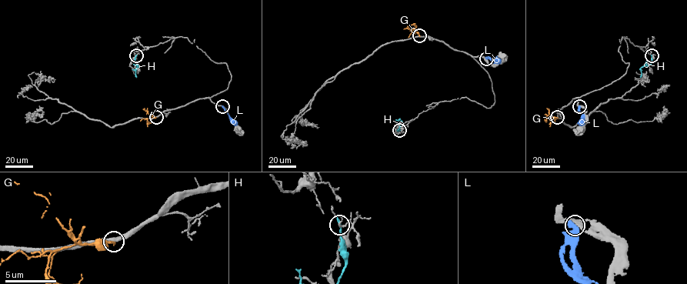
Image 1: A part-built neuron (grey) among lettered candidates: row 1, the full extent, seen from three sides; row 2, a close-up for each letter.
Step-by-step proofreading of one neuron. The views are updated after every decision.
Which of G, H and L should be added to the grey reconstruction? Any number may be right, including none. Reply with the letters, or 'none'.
none

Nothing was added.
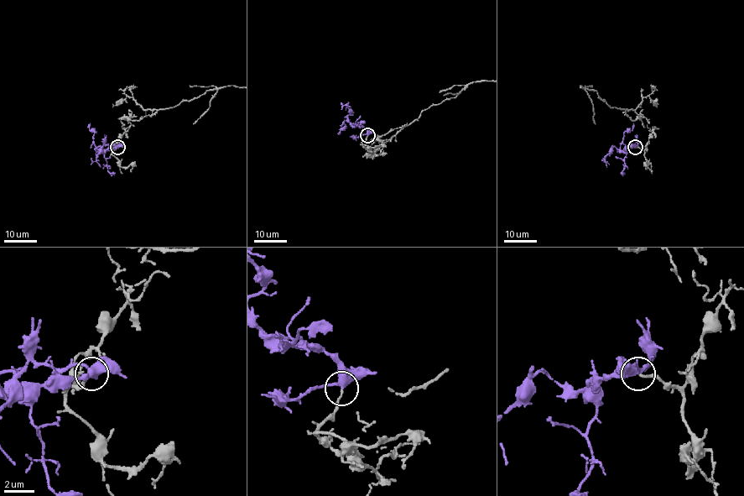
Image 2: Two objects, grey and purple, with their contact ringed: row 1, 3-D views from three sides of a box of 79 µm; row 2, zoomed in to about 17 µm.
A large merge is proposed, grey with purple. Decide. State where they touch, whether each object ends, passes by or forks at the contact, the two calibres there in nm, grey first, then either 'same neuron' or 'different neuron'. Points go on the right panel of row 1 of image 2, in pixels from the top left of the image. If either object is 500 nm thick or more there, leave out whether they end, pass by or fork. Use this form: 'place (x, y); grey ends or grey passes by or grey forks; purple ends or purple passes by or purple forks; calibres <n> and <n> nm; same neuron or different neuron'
place (635, 147); grey ends; purple passes by; calibres 140 and 360 nm; same neuron

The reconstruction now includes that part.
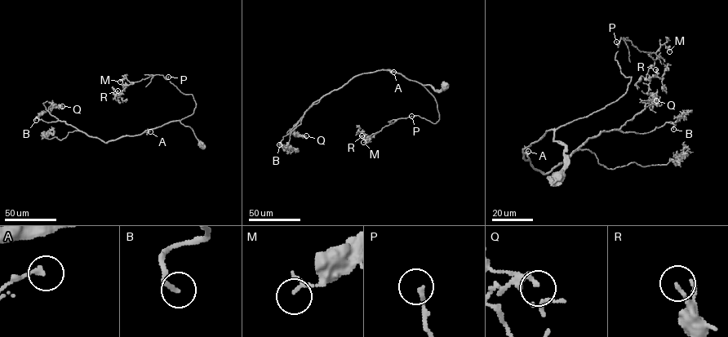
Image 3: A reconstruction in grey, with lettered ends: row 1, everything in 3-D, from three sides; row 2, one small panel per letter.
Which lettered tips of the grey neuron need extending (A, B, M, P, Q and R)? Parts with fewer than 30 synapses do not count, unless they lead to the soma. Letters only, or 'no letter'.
B

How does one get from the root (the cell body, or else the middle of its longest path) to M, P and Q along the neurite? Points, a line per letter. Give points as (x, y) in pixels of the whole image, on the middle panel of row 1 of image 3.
M: (443, 87), (423, 86), (437, 104), (436, 123), (418, 115), (397, 118), (363, 142)
P: (443, 87), (435, 90), (429, 85), (423, 86), (437, 104), (438, 121), (433, 123), (418, 115), (411, 116)
Q: (443, 87), (435, 90), (389, 69), (355, 76), (314, 102), (293, 126), (291, 130), (295, 135), (306, 135)

